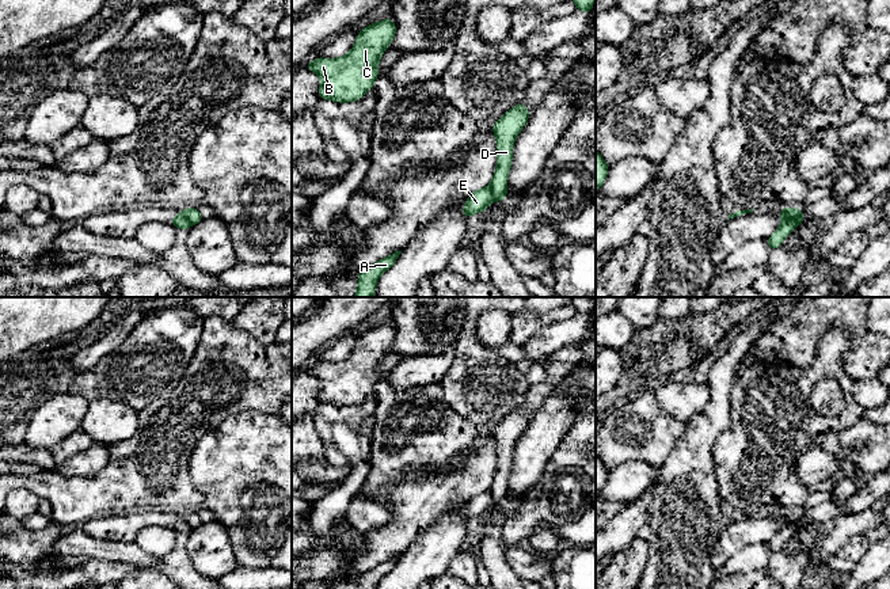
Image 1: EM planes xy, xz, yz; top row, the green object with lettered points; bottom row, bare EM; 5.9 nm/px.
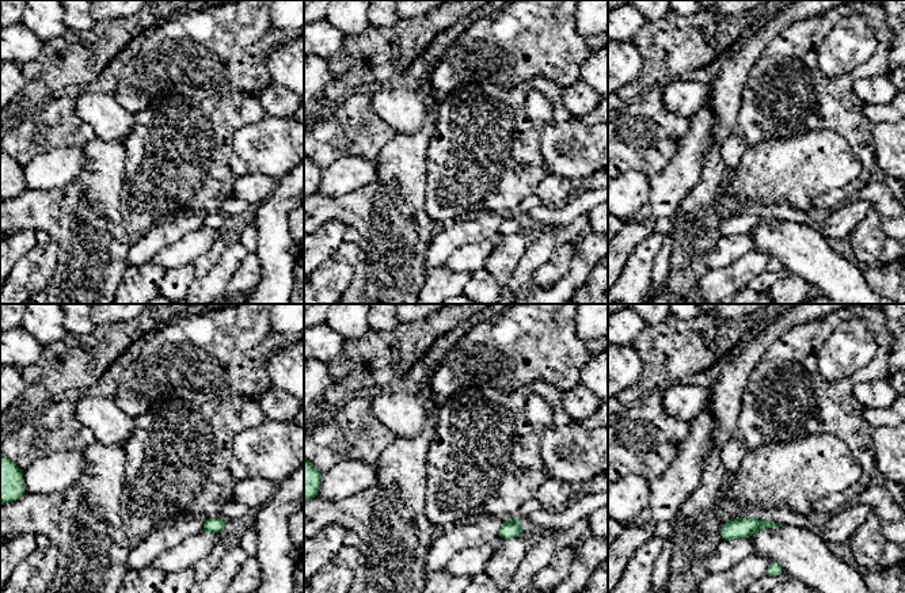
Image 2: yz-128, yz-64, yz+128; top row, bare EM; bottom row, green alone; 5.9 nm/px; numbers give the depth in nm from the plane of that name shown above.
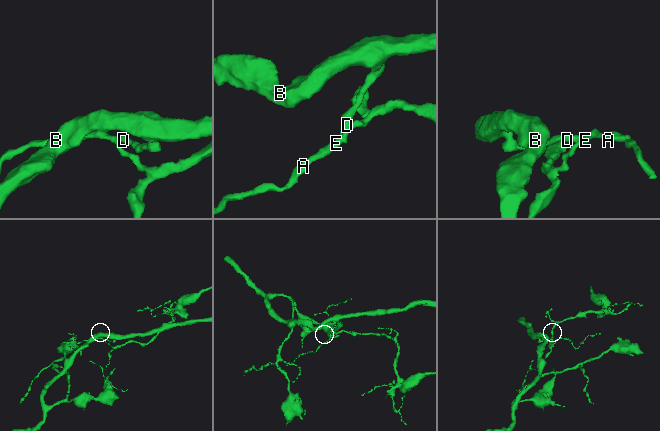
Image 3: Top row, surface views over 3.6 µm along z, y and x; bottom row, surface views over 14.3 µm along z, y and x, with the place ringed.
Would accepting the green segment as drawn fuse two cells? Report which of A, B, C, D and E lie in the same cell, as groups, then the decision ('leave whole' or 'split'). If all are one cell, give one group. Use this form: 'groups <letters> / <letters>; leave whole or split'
groups A E / B C D; split

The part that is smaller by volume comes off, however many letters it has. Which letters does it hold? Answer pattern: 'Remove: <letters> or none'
Remove: A, E

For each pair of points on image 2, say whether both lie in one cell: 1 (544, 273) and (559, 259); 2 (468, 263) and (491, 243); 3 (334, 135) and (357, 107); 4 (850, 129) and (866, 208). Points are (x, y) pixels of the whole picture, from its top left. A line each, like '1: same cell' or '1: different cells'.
1: same cell
2: same cell
3: same cell
4: different cells

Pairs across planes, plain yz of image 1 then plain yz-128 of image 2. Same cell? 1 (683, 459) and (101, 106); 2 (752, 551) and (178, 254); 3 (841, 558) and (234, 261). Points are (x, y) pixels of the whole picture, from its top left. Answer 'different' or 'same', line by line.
1: different
2: same
3: different

